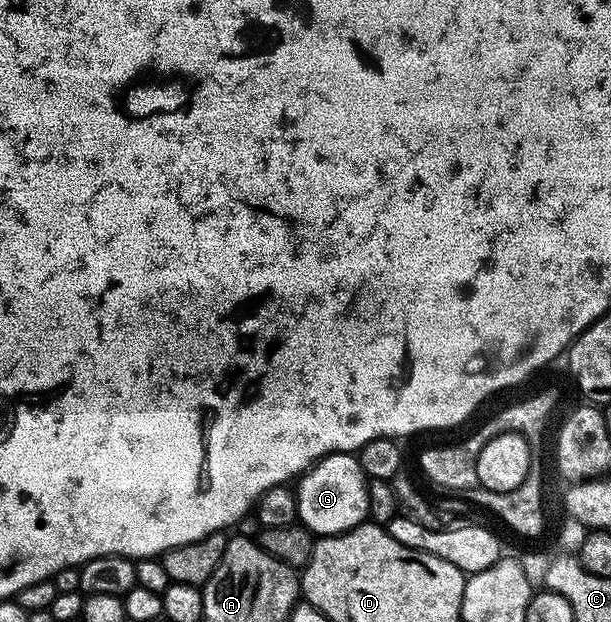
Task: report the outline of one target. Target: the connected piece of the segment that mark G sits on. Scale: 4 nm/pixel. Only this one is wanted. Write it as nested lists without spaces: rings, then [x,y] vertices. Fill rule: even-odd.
[[[351,453],[324,455],[298,480],[298,522],[312,536],[340,535],[359,526],[368,518],[369,493],[367,475],[361,469],[358,458]],[[300,482],[300,483],[299,483]]]

